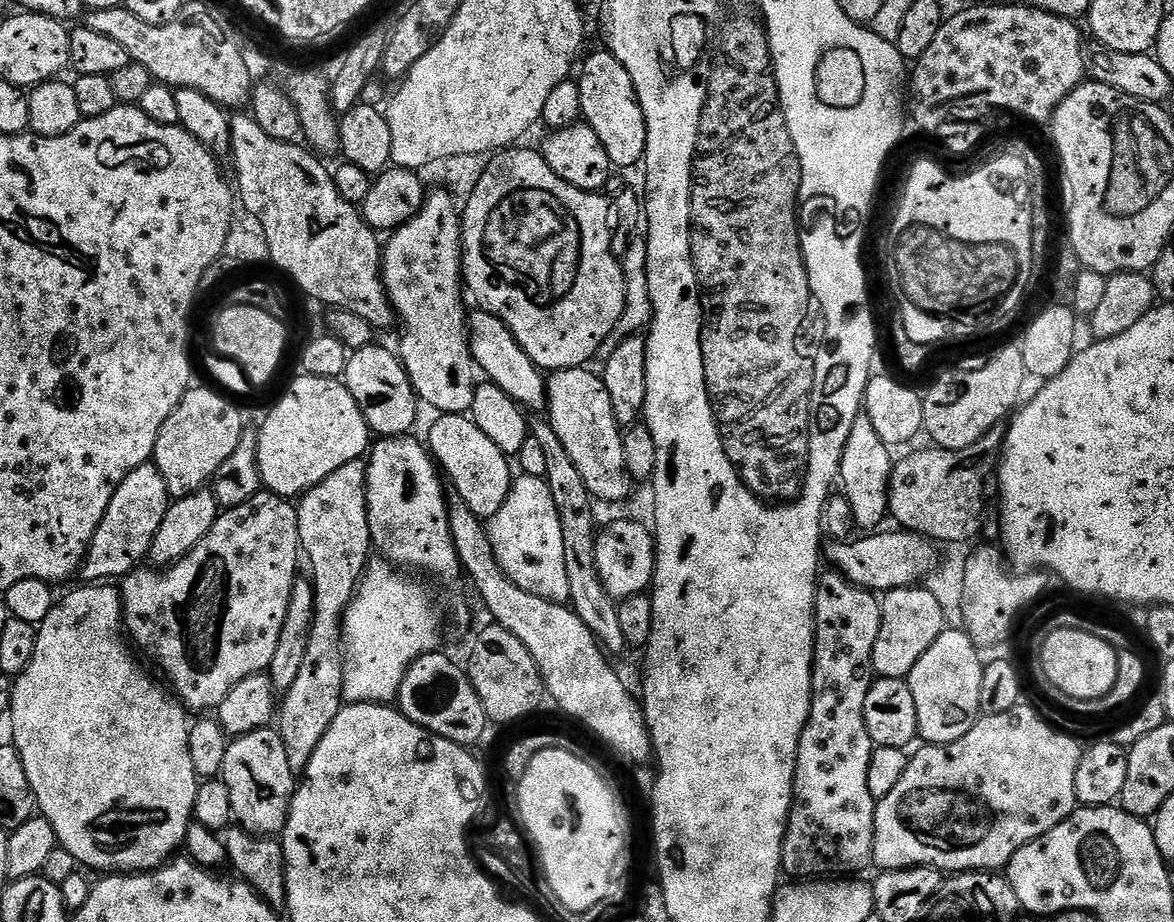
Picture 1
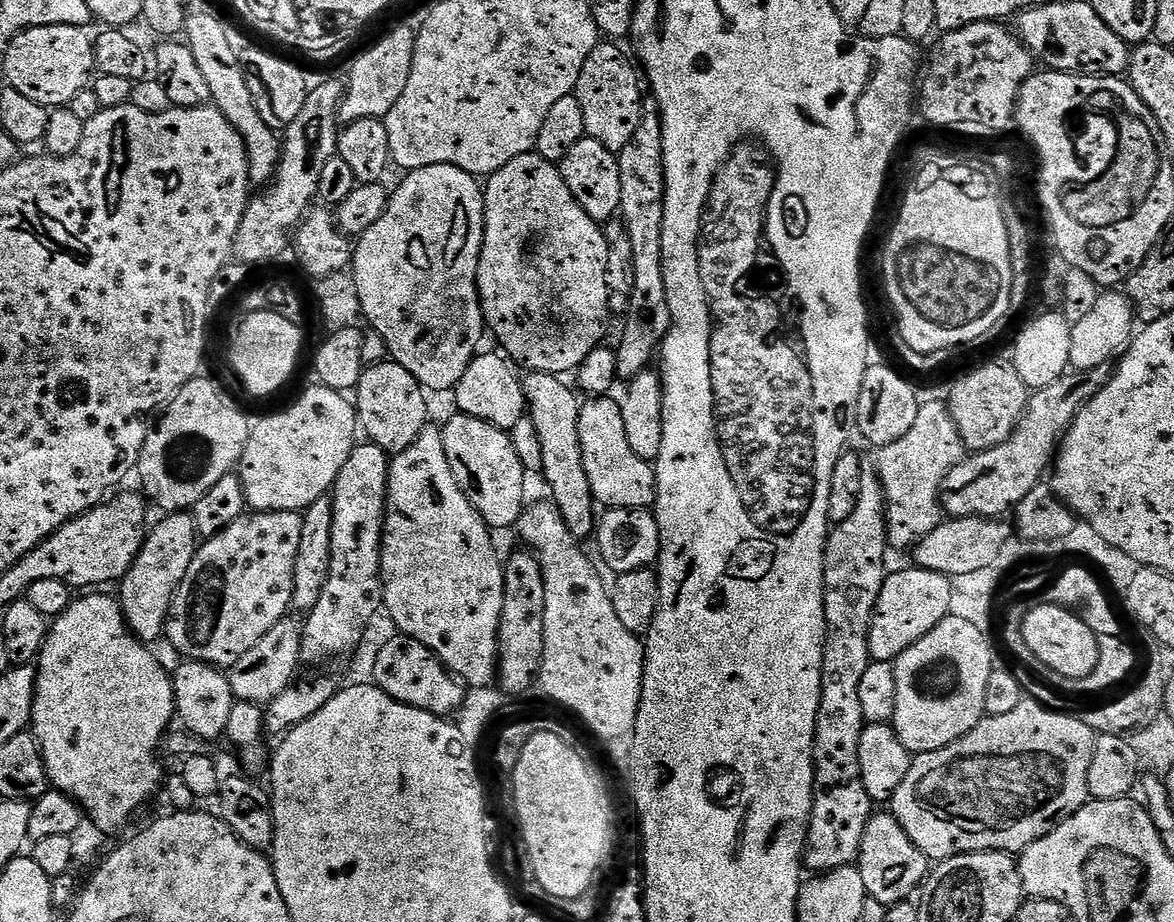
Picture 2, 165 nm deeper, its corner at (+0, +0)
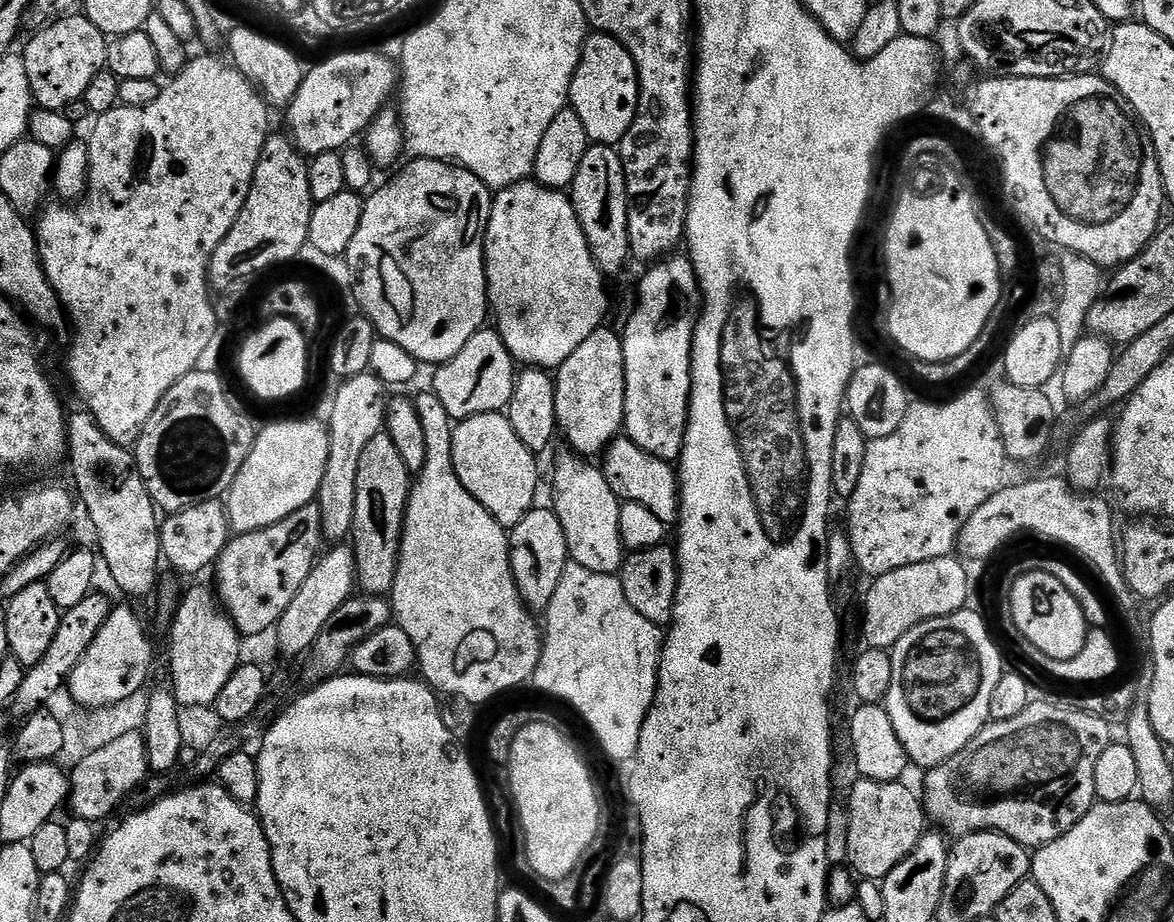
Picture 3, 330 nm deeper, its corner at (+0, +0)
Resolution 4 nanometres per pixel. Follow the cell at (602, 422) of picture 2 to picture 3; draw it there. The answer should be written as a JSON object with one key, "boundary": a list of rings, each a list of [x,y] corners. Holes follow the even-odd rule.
{"boundary":[[[617,438],[602,453],[602,467],[606,482],[610,482],[610,490],[622,502],[638,502],[646,506],[666,526],[677,523],[680,514],[680,481],[675,467],[667,460],[654,458],[654,454],[646,454],[633,440]]]}

